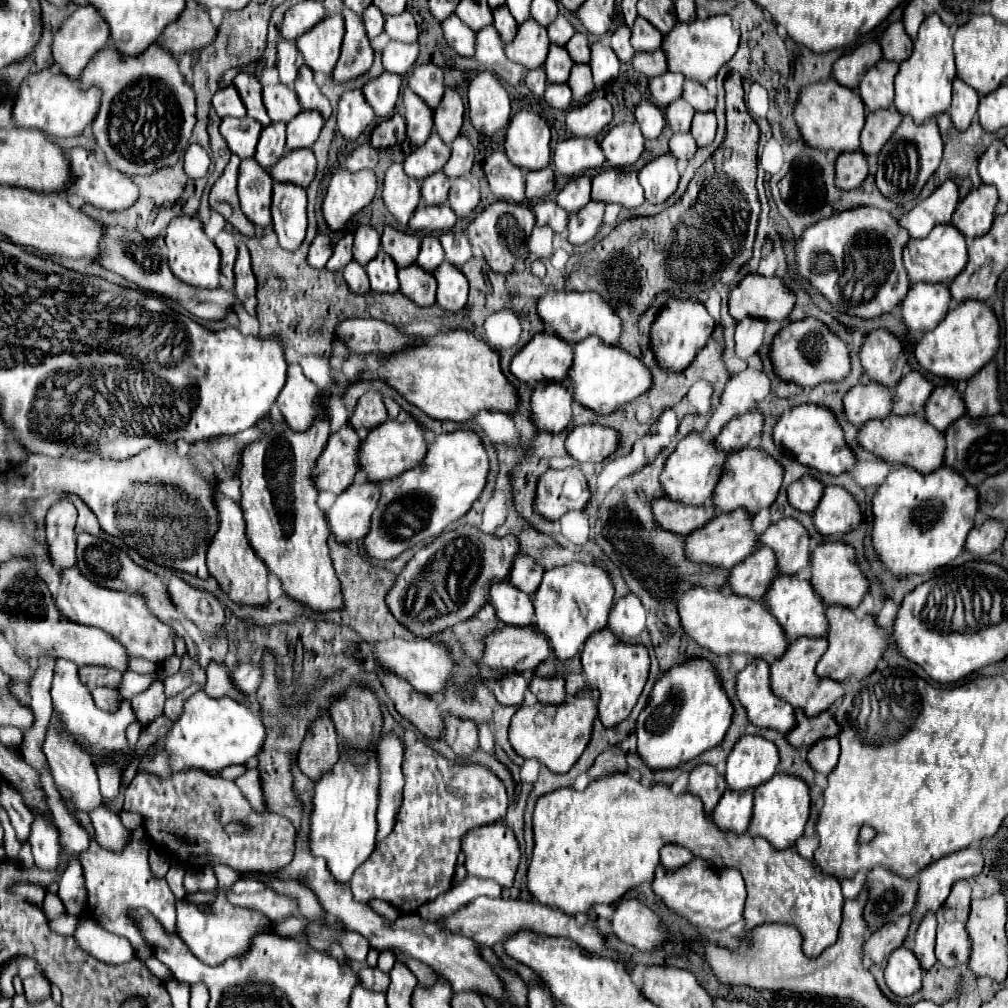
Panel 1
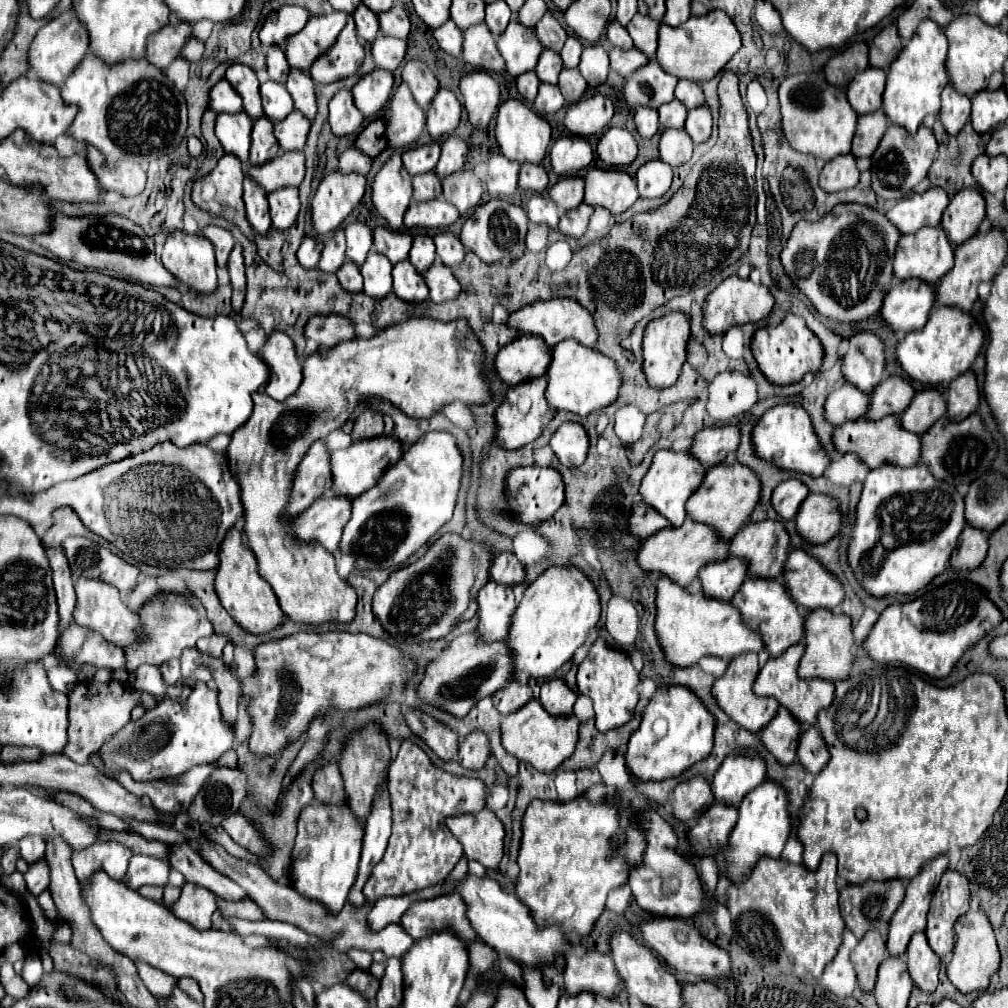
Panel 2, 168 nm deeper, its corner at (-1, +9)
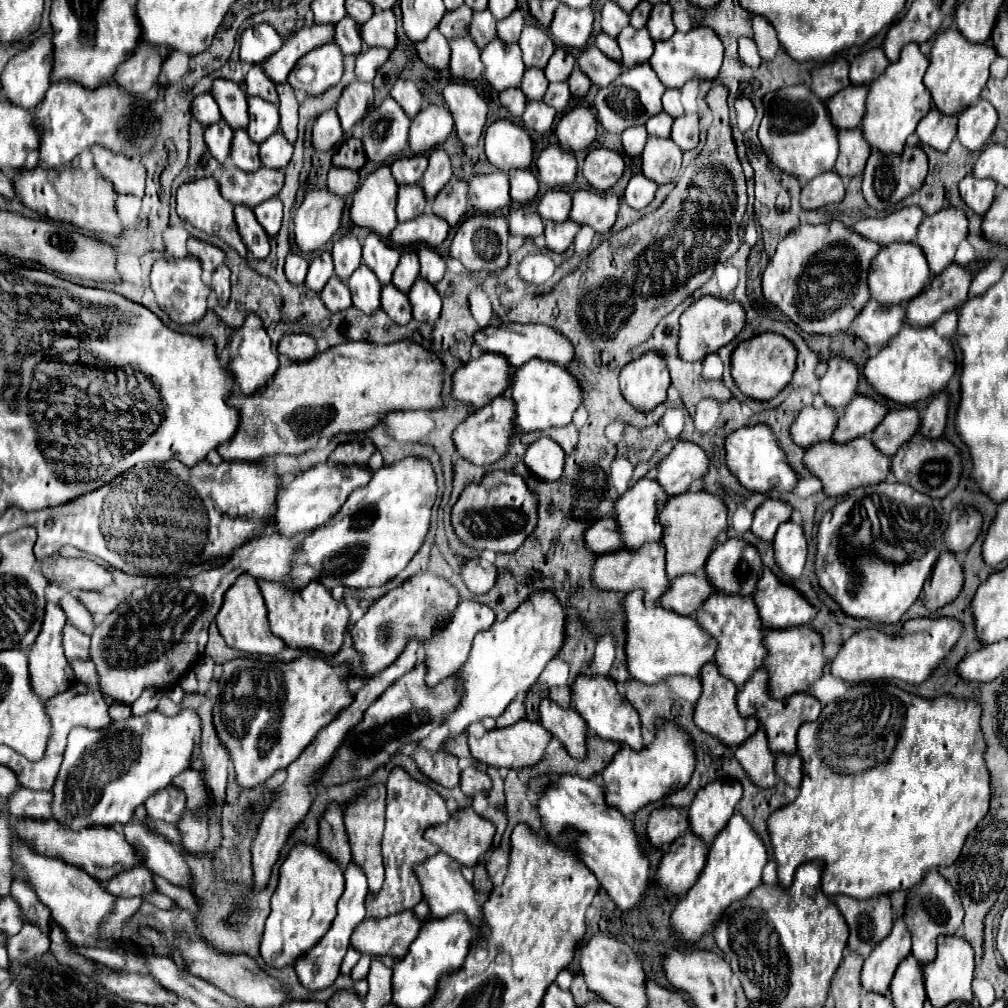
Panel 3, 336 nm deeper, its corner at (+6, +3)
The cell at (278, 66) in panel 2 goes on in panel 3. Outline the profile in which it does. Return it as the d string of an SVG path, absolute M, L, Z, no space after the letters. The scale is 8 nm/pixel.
M260 63L252 65L252 69L246 75L246 93L248 95L258 95L270 103L276 103L276 85L274 81L264 73L264 67Z

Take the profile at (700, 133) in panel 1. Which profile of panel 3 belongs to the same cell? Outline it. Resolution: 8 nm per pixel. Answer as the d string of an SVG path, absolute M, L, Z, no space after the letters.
M682 115L674 121L670 137L682 151L690 151L698 145L698 135L700 135L698 115Z

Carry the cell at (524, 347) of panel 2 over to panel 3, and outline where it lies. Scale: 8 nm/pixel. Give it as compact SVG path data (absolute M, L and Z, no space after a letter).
M482 353L454 373L454 397L484 407L512 385L512 365L498 353Z

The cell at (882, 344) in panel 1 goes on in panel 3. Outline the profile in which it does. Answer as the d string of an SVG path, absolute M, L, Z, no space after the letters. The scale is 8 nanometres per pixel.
M830 357L828 371L818 383L818 393L824 397L826 405L840 409L842 405L848 405L858 389L860 381L860 367L846 357Z

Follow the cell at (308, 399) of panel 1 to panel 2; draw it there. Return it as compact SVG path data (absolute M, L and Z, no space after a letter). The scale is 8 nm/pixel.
M273 331L257 355L271 367L271 379L267 381L265 393L277 401L287 399L303 379L293 341L285 333Z

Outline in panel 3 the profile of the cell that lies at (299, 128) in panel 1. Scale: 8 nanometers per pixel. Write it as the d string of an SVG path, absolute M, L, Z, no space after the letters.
M276 131L260 145L260 159L264 167L284 169L292 157L294 145L284 137L284 133Z

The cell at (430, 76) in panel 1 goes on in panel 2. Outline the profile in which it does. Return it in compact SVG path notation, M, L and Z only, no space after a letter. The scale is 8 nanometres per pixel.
M407 61L401 73L403 81L409 85L417 105L427 111L427 107L431 105L431 99L435 97L435 93L439 91L439 83L433 77L431 69L423 63L423 61Z

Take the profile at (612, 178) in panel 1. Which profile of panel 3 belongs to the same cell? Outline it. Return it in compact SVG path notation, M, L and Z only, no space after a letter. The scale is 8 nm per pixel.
M578 189L574 193L574 205L570 219L580 225L590 225L598 233L608 233L616 221L620 209L620 197L612 193L596 193Z

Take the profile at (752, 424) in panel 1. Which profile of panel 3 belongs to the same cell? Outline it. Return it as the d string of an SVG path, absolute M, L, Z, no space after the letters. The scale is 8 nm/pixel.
M678 441L668 457L658 465L656 479L668 491L668 495L680 495L688 491L698 479L708 473L710 453L692 441Z

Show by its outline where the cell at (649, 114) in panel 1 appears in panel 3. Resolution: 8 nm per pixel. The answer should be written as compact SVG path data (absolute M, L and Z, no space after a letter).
M634 125L634 127L624 129L624 133L622 133L622 147L624 147L626 155L630 155L630 157L640 155L644 151L646 139L648 139L648 133L646 133L644 125Z

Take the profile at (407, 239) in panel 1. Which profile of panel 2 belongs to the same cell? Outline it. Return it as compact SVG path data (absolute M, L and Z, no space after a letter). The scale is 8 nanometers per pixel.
M377 227L373 231L373 247L377 253L385 255L393 265L407 259L411 249L411 235L401 231L391 231L387 227Z

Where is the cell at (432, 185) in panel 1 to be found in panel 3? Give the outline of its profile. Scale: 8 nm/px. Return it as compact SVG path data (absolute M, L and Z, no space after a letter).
M416 183L416 185L402 185L398 189L398 221L408 221L412 217L418 217L420 213L426 211L426 195L424 189Z

